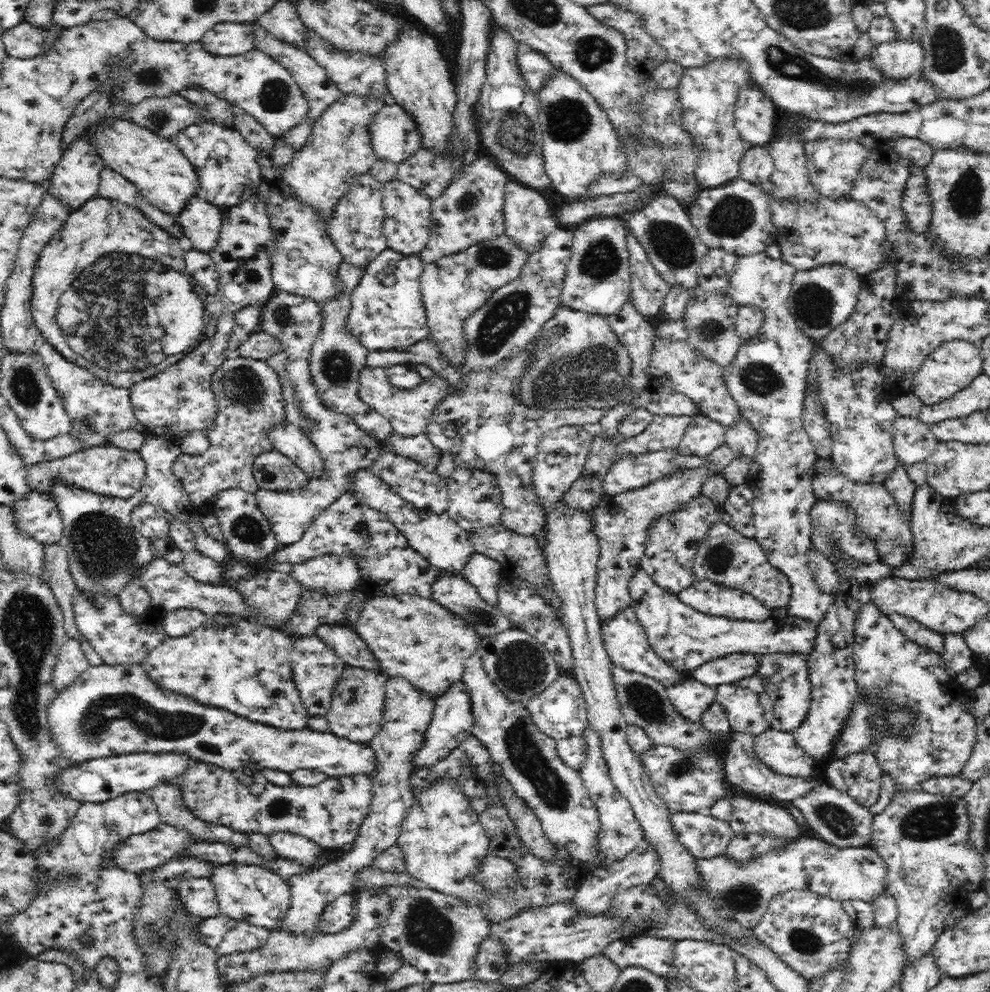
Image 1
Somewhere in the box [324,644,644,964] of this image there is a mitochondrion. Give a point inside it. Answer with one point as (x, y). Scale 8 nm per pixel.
(525, 752)

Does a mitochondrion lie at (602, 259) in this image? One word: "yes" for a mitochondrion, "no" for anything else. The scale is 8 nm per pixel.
yes

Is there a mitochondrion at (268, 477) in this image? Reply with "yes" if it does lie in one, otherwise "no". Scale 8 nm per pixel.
no

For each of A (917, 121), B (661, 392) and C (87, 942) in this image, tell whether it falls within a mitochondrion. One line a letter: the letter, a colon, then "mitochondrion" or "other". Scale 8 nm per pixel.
A: other
B: other
C: other

